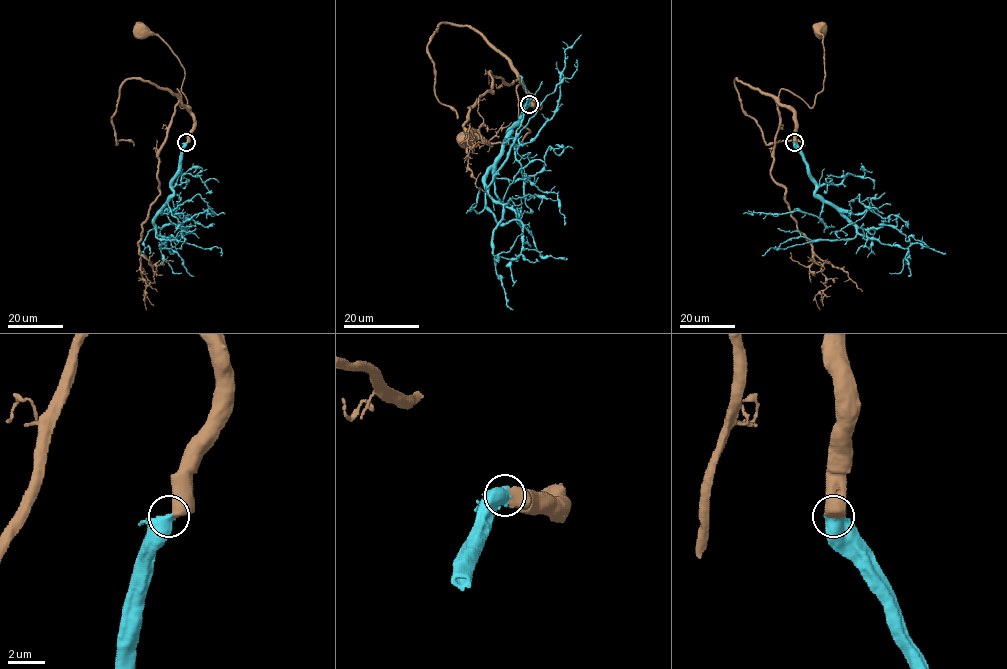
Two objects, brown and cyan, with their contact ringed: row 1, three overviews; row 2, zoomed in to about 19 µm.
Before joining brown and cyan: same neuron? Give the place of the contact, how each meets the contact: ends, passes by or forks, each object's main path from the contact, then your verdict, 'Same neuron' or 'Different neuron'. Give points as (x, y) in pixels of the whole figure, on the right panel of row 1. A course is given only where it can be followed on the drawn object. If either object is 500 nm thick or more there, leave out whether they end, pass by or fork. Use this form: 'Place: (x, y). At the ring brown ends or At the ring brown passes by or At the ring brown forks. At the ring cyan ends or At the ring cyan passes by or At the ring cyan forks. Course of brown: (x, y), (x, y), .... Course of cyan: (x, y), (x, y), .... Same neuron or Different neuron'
Place: (794, 142). Course of brown: (794, 142), (794, 114), (779, 102), (779, 94), (790, 90), (809, 107), (814, 105), (824, 76), (820, 30). Course of cyan: (794, 142), (815, 185), (815, 193), (849, 221), (856, 235), (785, 249), (771, 247), (762, 255). Same neuron

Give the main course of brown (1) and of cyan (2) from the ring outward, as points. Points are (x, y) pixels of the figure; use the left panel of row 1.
1: (187, 142), (194, 119), (177, 89), (184, 107), (185, 69), (158, 36), (140, 30)
2: (186, 142), (178, 173), (171, 183), (173, 193), (154, 221), (155, 235), (203, 249), (219, 247), (221, 255)

